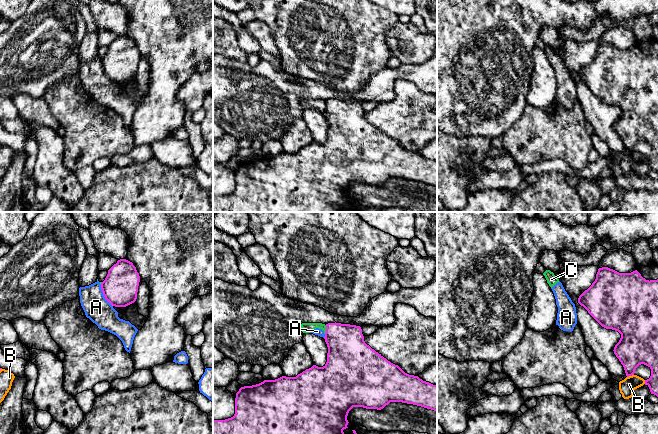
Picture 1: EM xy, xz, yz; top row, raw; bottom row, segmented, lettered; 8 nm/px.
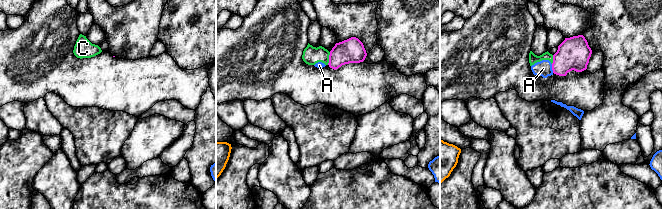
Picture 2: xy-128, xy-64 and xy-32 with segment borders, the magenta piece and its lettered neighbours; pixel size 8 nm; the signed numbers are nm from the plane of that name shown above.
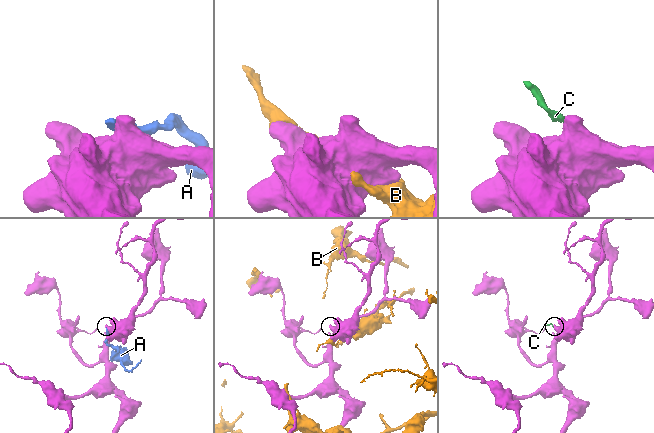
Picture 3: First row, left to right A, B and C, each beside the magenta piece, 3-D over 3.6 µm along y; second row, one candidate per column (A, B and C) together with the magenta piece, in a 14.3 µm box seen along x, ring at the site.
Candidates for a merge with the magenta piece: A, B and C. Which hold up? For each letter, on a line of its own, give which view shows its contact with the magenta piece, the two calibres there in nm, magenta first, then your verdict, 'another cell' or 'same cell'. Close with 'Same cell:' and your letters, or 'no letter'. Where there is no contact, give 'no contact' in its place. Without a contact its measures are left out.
A: meets magenta in xy; 280 nm thick on the magenta side, 200 nm on the other; another cell
B: meets magenta in yz; 300 nm thick on the magenta side, 120 nm on the other; another cell
C: meets magenta in xz; 320 nm thick on the magenta side, 80 nm on the other; another cell
Same cell: no letter

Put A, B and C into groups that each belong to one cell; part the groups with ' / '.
A C / B

